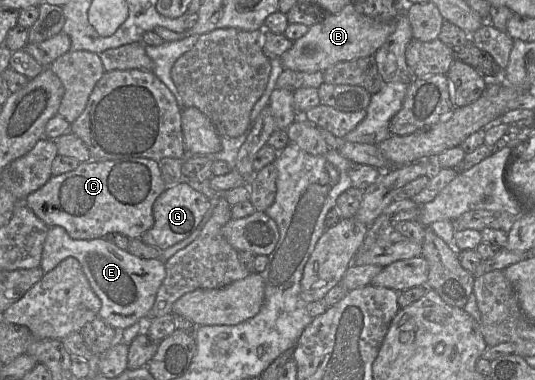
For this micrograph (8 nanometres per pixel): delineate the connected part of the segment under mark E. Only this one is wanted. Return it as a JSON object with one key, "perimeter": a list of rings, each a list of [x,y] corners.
{"perimeter":[[[61,226],[49,227],[41,269],[47,273],[69,257],[79,261],[92,289],[100,298],[102,306],[99,316],[119,331],[147,316],[166,276],[165,262],[161,259],[142,259],[128,250],[120,249],[106,238],[78,240],[71,238]]]}

